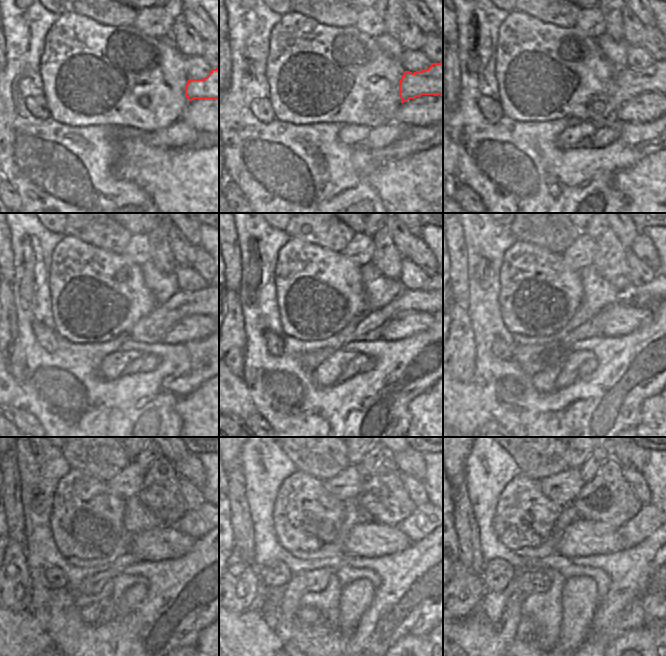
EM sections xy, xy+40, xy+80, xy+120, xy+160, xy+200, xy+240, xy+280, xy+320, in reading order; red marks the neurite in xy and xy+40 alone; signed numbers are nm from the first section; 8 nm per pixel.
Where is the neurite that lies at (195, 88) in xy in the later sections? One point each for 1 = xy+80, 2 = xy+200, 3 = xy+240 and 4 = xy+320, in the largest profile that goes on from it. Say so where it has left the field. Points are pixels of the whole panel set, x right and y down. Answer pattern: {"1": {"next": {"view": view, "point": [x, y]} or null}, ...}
{"1": {"next": {"view": "xy+80", "point": [628, 83]}}, "2": {"next": {"view": "xy+200", "point": [590, 328]}}, "3": {"next": {"view": "xy+240", "point": [93, 584]}}, "4": {"next": {"view": "xy+320", "point": [526, 582]}}}

